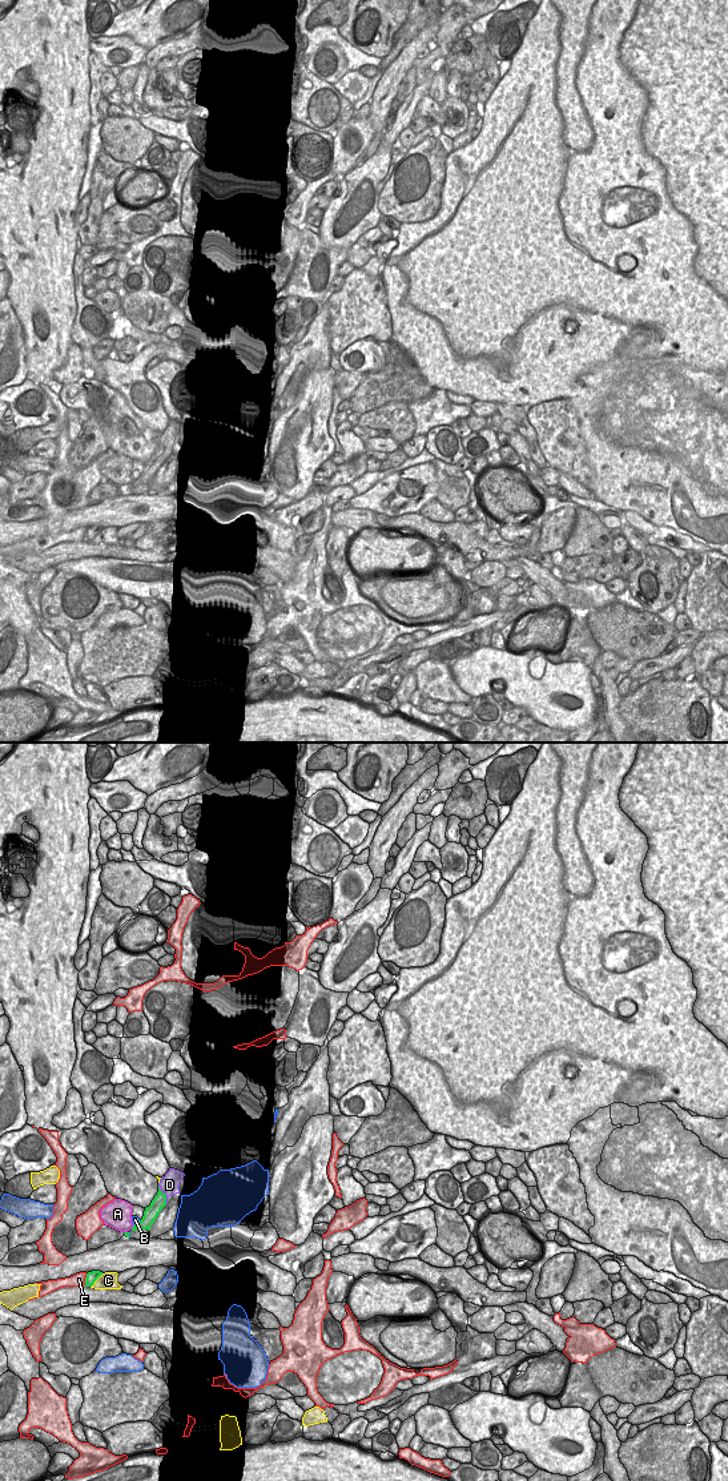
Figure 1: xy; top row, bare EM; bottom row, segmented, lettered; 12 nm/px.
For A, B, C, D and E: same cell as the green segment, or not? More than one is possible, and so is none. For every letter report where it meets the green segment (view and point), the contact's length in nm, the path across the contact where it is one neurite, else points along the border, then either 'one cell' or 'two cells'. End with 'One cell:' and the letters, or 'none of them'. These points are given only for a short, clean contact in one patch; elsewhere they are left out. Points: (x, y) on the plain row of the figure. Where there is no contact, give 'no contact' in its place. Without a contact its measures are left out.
A: meets green in xy at (133, 482); contact 60 nm long; border along xy (133, 481), (131, 483); two cells
B: meets green in xy at (137, 478); contact 120 nm long; border along xy (140, 475), (133, 481); two cells
C: meets green in xy at (96, 534); contact 240 nm long; two cells
D: meets green in xy at (164, 449); contact 260 nm long; one cell
E: meets green in xy at (85, 535); contact 170 nm long; two cells
One cell: D

